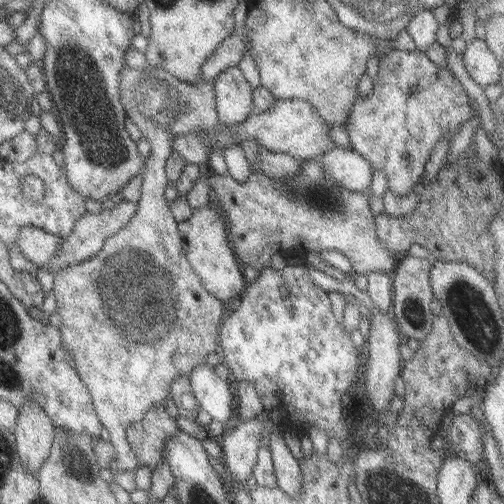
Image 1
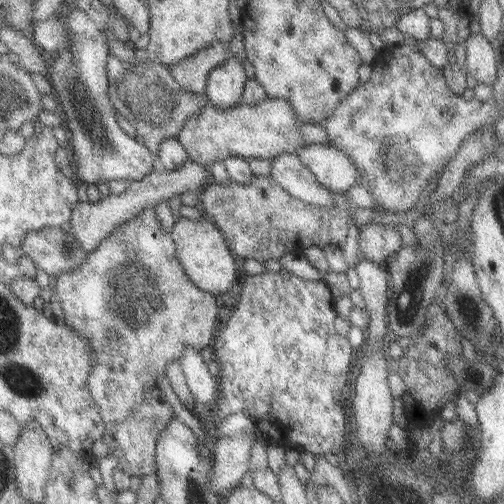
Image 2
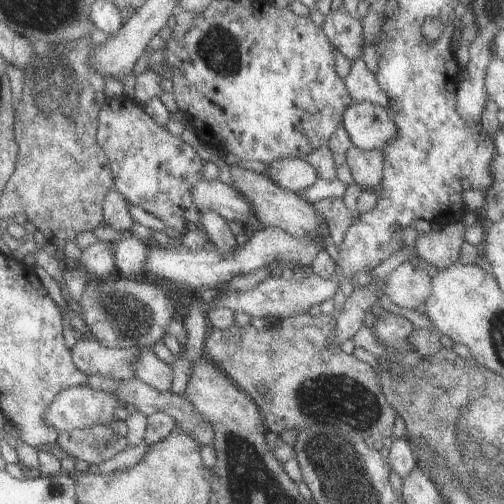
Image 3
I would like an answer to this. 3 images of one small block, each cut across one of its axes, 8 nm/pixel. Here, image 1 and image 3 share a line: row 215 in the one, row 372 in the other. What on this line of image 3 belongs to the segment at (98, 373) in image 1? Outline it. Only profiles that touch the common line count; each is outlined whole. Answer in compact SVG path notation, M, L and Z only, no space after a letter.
M151 350L143 352L139 360L135 360L133 374L135 374L135 380L141 380L143 384L155 388L157 392L167 392L171 386L171 378L173 378L171 366L157 360Z

